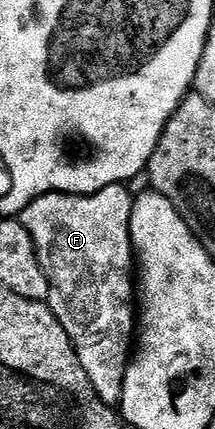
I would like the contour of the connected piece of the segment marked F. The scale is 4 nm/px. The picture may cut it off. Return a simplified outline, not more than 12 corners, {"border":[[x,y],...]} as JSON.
{"border":[[52,191],[18,222],[96,395],[134,351],[134,195]]}

